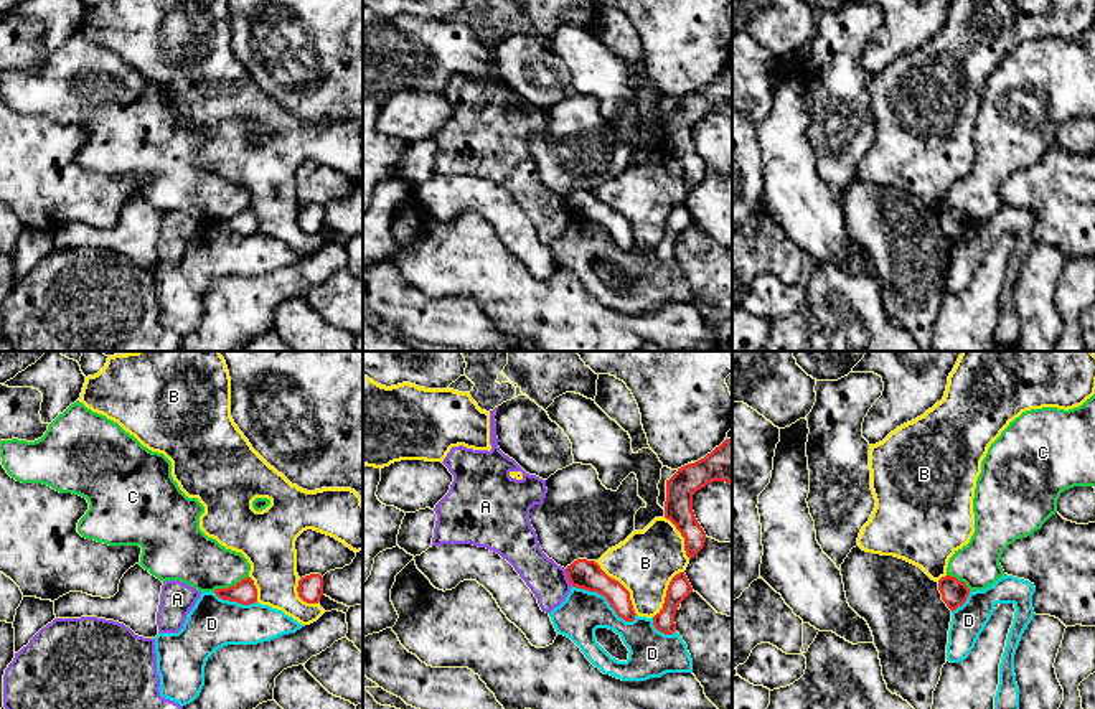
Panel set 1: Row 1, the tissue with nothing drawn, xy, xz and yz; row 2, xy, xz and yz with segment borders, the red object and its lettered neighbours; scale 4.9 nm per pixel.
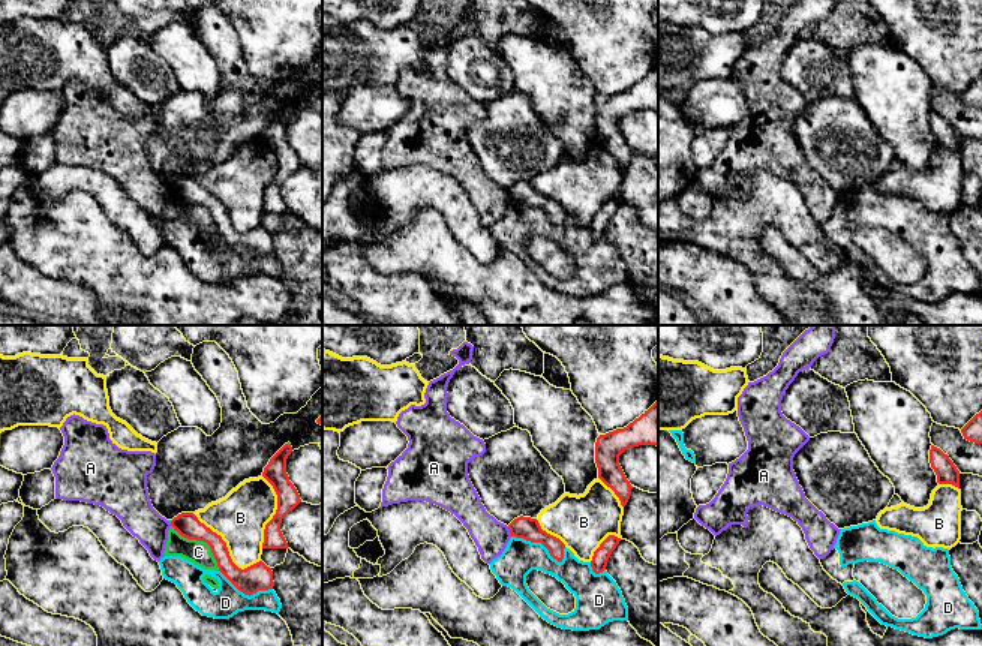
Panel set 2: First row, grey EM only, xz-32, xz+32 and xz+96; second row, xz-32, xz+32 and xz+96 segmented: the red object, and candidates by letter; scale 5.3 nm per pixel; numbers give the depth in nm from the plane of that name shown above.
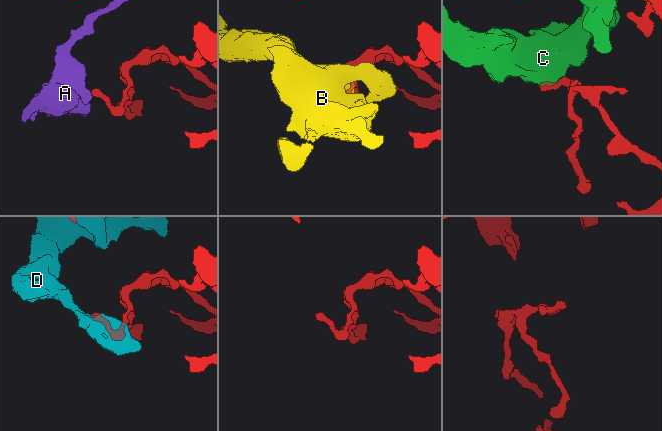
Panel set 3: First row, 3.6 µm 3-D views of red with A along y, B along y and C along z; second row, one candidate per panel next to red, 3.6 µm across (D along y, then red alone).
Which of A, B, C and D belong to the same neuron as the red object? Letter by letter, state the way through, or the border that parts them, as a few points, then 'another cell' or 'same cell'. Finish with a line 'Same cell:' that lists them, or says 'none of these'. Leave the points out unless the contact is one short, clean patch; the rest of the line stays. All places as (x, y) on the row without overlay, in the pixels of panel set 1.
A: border xz (564, 200), (573, 216); another cell
B: another cell
C: another cell
D: another cell
Same cell: none of these

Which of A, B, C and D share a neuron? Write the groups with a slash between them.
A / B / C / D

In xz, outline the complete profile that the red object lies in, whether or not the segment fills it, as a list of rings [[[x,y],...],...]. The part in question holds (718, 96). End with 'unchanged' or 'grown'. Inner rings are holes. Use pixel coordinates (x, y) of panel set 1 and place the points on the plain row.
[[[726,69],[704,89],[688,94],[666,110],[665,148],[684,168],[684,181],[691,190],[706,173],[706,163],[693,142],[693,125],[712,112],[732,114],[732,69]]]; unchanged

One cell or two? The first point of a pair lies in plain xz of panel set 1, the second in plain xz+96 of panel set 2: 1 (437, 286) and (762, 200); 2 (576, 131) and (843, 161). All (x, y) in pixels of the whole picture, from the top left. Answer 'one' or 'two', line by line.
1: two
2: one

